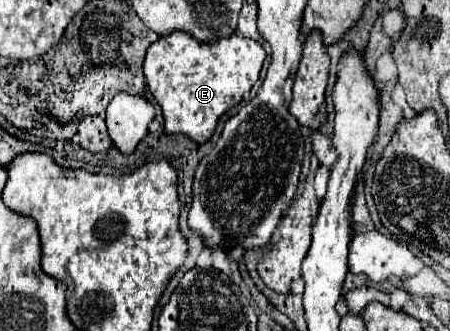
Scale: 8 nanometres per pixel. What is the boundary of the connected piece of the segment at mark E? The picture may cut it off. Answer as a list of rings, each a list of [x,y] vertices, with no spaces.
[[[177,30],[153,42],[147,50],[143,72],[153,98],[163,110],[165,134],[185,134],[193,142],[205,144],[213,136],[219,118],[237,106],[259,80],[263,60],[265,50],[259,42],[235,34],[205,44]]]

